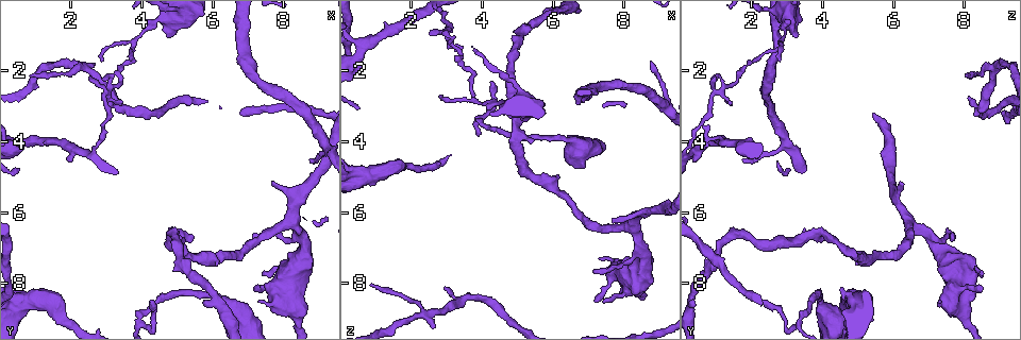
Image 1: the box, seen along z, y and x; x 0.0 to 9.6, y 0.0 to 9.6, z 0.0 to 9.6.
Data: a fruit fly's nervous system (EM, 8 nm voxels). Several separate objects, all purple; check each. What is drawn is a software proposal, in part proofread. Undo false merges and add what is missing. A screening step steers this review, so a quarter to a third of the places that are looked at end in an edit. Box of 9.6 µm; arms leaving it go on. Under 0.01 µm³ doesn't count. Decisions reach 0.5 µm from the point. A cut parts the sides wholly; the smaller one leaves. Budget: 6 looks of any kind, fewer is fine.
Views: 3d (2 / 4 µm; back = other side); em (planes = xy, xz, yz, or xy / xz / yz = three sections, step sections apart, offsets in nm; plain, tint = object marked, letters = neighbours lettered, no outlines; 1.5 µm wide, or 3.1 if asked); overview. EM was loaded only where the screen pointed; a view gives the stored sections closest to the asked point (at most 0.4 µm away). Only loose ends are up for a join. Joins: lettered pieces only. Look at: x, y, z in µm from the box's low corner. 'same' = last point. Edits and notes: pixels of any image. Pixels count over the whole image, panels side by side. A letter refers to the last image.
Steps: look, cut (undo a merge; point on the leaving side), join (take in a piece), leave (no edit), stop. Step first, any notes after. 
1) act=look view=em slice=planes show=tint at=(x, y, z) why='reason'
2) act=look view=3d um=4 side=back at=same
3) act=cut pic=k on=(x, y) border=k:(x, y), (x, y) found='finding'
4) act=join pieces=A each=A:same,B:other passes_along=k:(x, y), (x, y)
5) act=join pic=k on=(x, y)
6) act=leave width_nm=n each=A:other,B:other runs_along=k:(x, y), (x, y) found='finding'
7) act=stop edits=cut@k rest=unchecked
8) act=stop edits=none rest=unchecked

act=look view=em slice=planes show=letters at=(2.90, 2.75, 8.10) why='thin end'

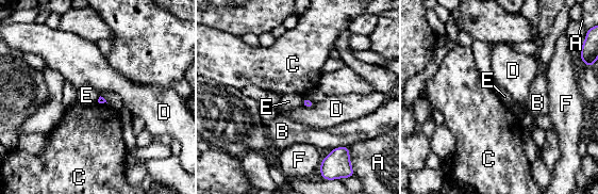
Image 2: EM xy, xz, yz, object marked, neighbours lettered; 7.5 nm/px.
act=leave each=A:other,B:other,C:other,D:other,E:other,F:other border=2:(303, 97), (301, 104) found='none of them fits'

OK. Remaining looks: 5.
act=look view=em slice=xz step=4 show=tint at=(0.80, 2.15, 8.00)

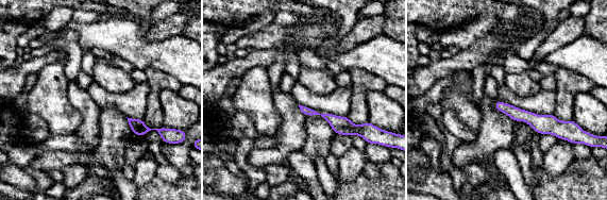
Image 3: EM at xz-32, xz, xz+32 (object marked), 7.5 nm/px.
act=look view=em slice=planes show=letters at=same why='cut it another way'

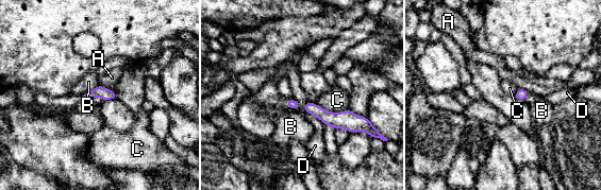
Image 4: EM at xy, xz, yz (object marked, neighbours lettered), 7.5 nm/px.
act=leave longest_contact=C:260nm each=A:other,B:other,C:other,D:other border=4:(98, 84), (83, 96) found='no lettered piece goes on from it'

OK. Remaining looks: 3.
act=look view=3d um=4 at=(5.45, 6.70, 3.95) why='branch stops here'

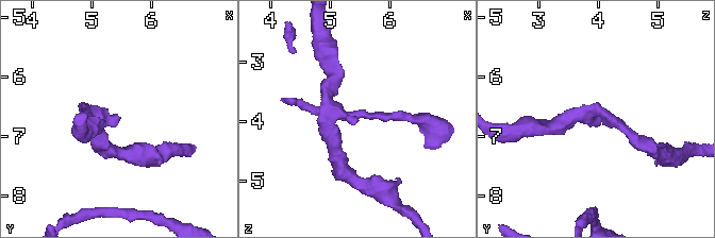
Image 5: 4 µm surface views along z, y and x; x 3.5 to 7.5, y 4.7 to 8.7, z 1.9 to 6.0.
act=look view=em slice=planes show=plain at=(5.45, 6.70, 4.05) arm_widths_nm=200,200

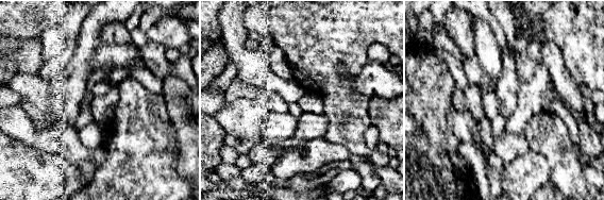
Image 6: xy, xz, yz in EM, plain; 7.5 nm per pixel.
act=look view=em slice=planes show=letters at=same

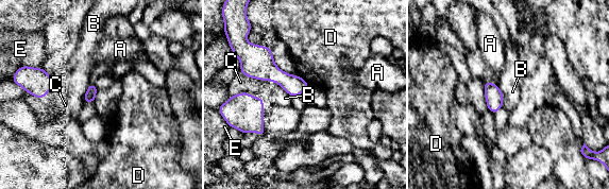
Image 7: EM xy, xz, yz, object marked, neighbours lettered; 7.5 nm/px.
act=leave each=A:other,B:other,C:other,D:other,E:other border=7:(298, 74), (304, 80) found='none of them fits'

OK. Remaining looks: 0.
act=stop edits=none rest=unchecked

